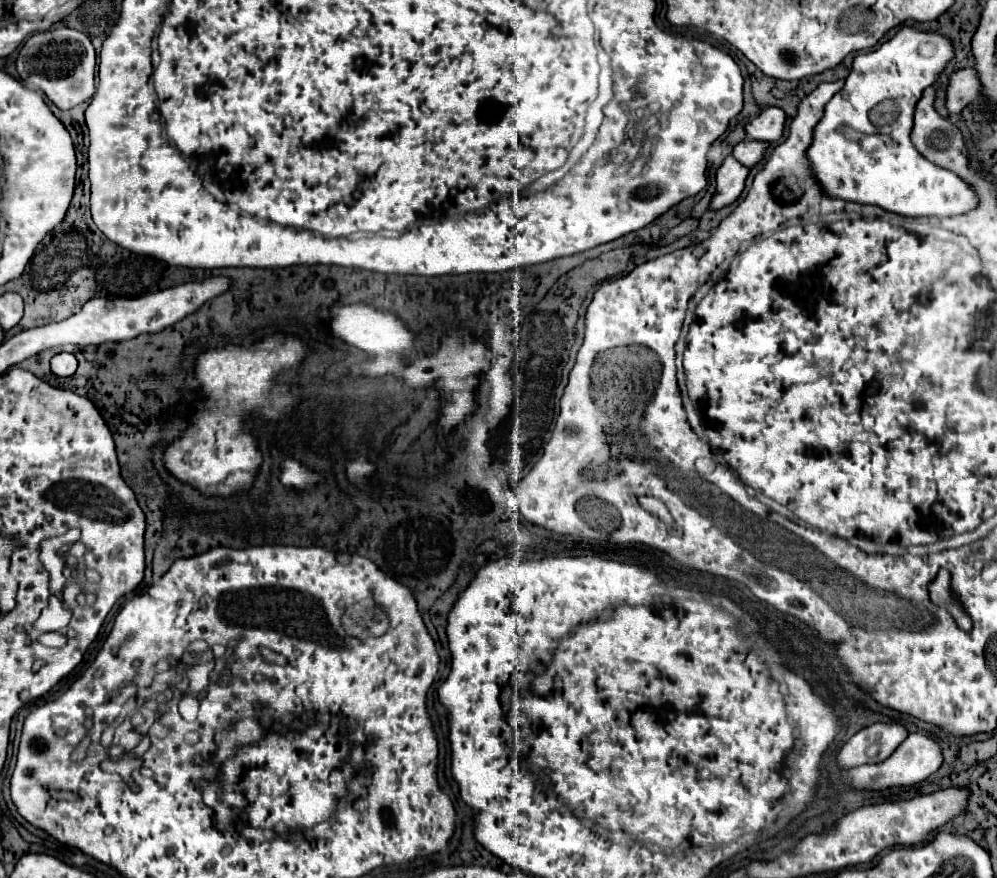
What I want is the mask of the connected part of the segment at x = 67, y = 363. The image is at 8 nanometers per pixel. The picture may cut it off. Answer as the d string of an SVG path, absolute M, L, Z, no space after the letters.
M59 352L51 358L51 372L61 378L73 376L77 370L77 358L71 352Z

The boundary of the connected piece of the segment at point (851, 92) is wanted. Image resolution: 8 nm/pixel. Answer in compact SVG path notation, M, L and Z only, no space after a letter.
M903 28L875 52L859 54L855 58L843 92L837 92L827 102L823 118L813 128L813 142L805 152L811 176L825 194L847 202L873 204L901 216L955 216L977 206L975 192L963 180L959 180L953 172L933 166L909 140L909 132L913 128L913 106L921 98L921 92L937 80L939 72L953 56L955 52L949 38Z

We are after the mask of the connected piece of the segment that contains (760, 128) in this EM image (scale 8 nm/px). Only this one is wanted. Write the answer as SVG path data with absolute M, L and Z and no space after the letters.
M763 108L755 118L745 124L747 140L777 142L783 134L785 112L781 108Z

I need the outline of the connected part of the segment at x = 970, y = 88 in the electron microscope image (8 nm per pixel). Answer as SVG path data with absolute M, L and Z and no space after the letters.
M973 68L957 70L949 76L947 84L947 100L945 106L951 114L959 114L971 100L975 100L981 92L981 84L977 78L977 72Z

